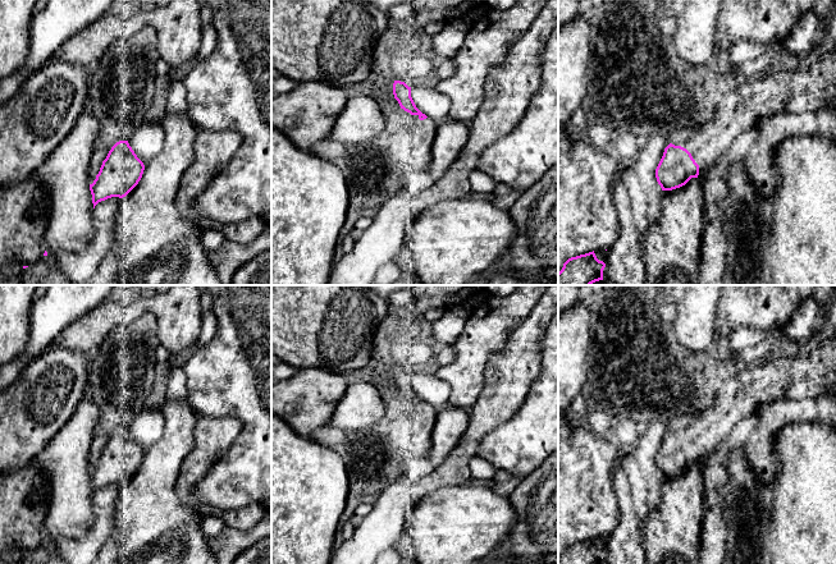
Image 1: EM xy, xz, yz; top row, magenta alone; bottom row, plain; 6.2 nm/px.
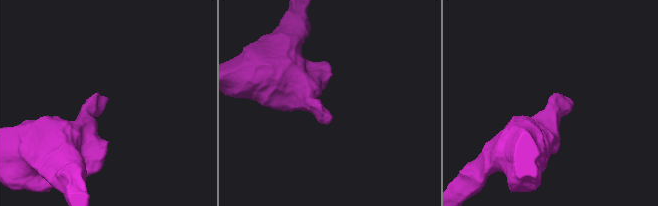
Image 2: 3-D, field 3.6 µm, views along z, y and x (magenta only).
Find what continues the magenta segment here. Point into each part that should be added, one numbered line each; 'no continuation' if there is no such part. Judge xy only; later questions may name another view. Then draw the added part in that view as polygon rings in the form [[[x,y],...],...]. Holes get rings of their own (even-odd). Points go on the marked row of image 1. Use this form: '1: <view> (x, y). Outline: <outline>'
no continuation

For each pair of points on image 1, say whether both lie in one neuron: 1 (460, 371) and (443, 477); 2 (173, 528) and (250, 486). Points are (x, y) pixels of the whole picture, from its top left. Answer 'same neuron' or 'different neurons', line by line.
1: different neurons
2: different neurons

